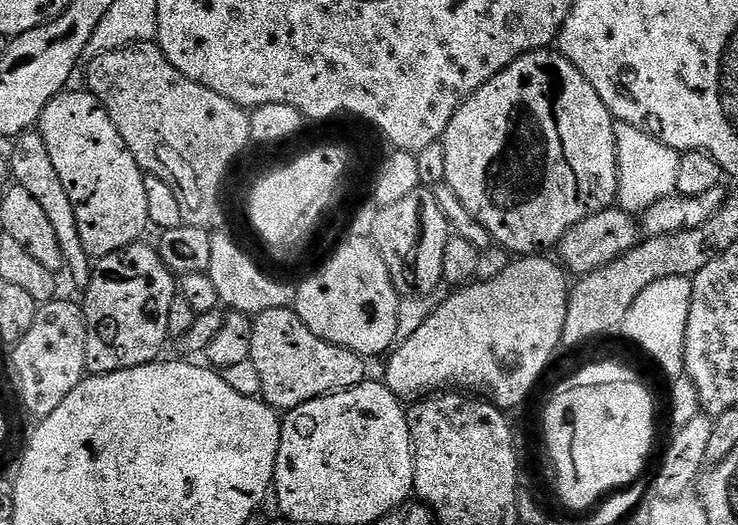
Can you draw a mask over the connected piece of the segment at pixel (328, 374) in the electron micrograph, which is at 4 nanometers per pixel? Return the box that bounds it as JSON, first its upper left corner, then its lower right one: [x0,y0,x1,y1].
[250,307,366,410]

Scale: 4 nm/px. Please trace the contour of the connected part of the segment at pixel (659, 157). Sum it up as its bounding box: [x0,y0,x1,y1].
[616,124,680,214]

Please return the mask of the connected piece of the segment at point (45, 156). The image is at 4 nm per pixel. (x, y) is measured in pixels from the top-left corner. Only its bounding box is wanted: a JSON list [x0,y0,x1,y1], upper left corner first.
[10,130,90,282]

